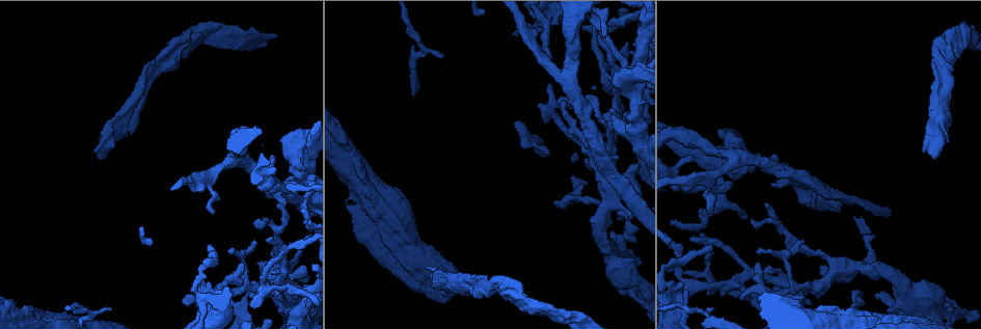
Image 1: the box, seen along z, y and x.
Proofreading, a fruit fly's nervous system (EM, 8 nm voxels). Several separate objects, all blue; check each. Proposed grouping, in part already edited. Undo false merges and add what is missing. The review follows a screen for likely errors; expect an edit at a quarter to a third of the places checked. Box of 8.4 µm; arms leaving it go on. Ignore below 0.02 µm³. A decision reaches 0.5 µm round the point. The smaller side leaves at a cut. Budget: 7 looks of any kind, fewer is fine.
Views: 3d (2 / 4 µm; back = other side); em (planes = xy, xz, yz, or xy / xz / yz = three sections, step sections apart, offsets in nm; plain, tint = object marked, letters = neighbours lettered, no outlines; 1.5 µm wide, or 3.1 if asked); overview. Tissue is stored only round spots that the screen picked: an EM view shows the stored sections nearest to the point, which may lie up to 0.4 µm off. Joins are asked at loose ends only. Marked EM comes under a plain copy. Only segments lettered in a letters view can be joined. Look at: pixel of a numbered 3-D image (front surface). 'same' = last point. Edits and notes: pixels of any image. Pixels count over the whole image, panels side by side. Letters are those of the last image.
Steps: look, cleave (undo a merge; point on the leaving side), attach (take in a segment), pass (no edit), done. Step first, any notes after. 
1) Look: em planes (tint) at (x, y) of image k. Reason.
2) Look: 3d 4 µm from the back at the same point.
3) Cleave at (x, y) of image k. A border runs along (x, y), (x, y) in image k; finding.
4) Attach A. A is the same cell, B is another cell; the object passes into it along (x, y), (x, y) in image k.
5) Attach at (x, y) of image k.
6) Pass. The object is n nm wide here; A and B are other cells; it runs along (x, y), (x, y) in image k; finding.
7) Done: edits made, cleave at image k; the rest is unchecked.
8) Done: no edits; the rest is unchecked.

Look: em 3.1 µm planes (letters) at (208, 245) of image 1. Tapers out.

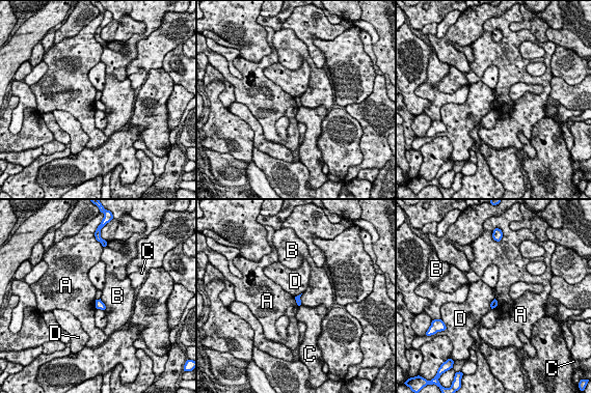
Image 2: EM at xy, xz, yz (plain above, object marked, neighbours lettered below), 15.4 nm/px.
Pass. A, B, C and D are other cells; a border runs along (495, 299), (497, 305), (492, 308) in image 2; none of them fits.

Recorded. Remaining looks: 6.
Look: 3d 4 µm at (590, 26) of image 1. Branch stops here.

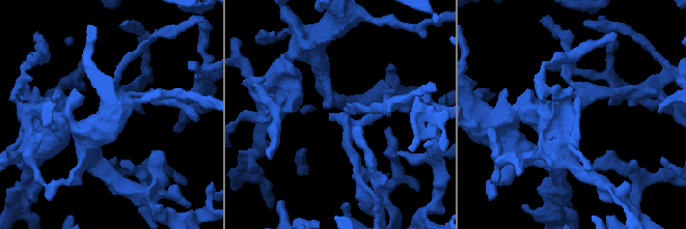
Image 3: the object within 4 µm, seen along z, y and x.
Look: em planes (letters) at (337, 114) of image 3. Shape alone is not enough.

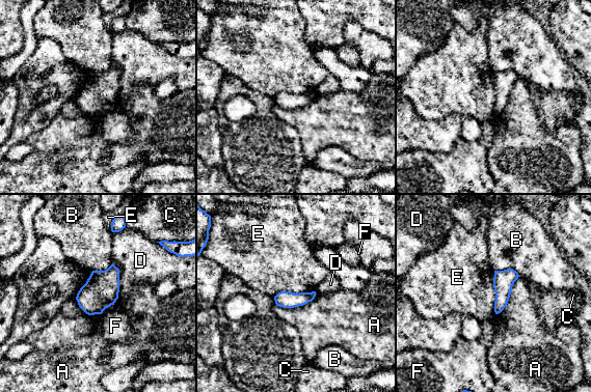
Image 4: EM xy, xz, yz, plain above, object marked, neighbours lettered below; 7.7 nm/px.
Pass. The longest contact is with A, 340 nm; A, B, C, D, E and F are other cells; a border runs along (493, 271), (495, 313) in image 4; none of them fits.

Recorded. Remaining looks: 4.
Look: em planes (tint) at (611, 94) of image 1. An open end.

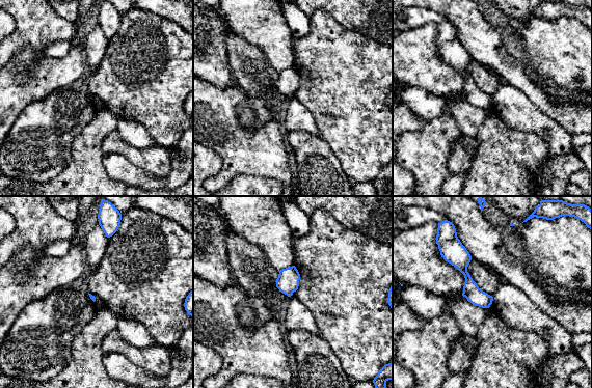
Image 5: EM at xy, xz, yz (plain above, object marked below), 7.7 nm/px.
Look: em planes (letters) at the same point. What lies round it.

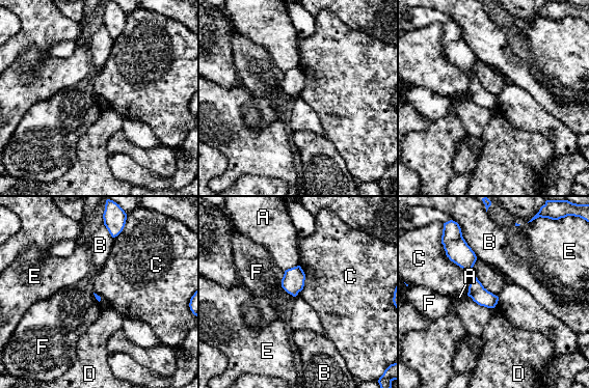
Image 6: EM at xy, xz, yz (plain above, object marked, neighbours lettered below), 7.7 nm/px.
Pass. A, B, C, D, E and F are other cells; a border runs along (444, 248), (469, 275), (467, 295) in image 6; no lettered segment goes on from it.

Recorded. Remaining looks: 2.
Done: no edits; the rest is unchecked.

